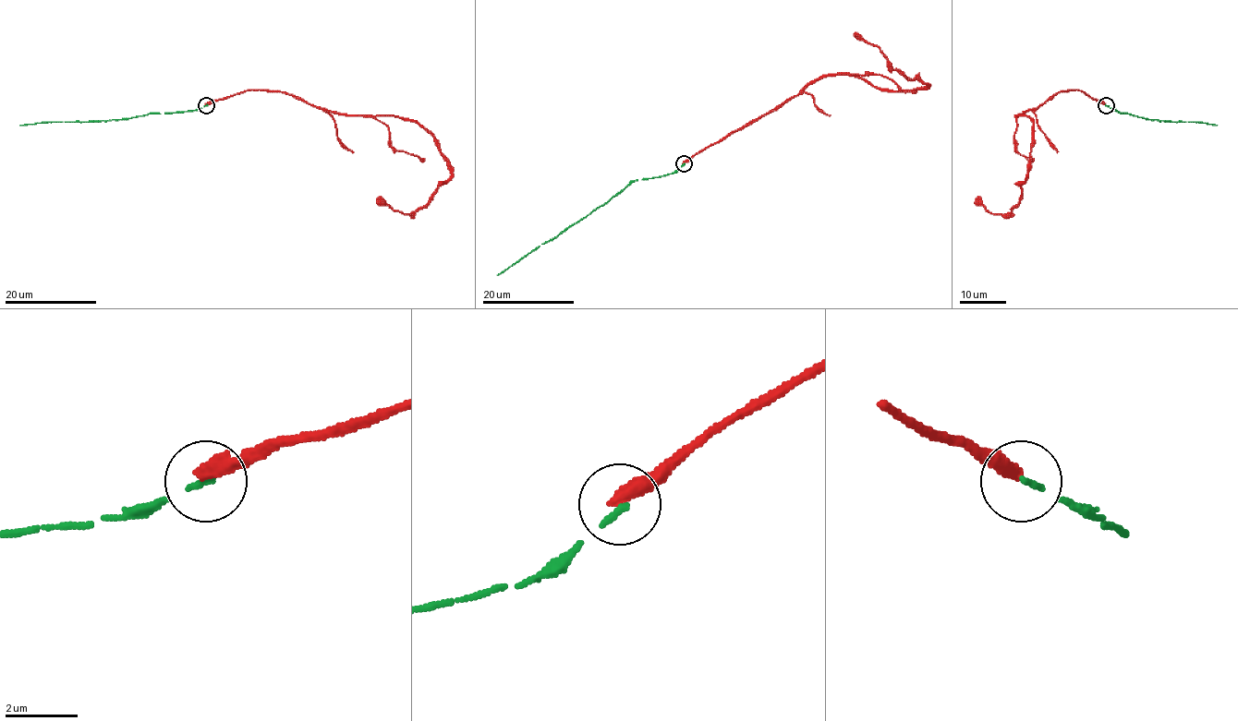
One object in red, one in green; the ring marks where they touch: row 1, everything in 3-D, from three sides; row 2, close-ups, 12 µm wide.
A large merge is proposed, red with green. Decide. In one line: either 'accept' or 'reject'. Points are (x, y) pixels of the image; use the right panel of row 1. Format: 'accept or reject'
reject

